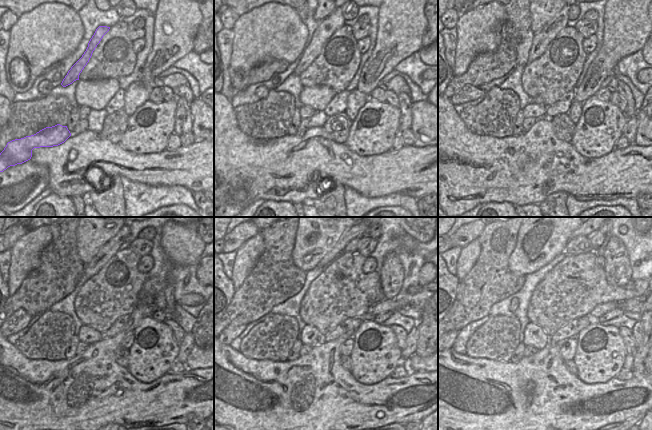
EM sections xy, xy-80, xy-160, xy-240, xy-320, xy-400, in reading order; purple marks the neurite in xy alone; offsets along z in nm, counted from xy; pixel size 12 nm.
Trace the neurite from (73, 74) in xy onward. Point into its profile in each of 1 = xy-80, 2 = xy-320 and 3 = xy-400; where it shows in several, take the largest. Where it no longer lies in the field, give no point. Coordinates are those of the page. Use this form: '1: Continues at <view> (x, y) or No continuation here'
1: Continues at xy-80 (328, 26)
2: Continues at xy-320 (346, 237)
3: Continues at xy-400 (571, 237).

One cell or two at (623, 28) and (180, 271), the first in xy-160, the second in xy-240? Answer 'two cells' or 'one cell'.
two cells

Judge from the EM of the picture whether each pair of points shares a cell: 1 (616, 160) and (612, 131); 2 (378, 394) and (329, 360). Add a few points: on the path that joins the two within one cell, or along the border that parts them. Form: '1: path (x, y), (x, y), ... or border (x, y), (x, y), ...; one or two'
1: border (612, 150), (599, 157), (589, 157); two
2: path (364, 394), (357, 394), (337, 374); one

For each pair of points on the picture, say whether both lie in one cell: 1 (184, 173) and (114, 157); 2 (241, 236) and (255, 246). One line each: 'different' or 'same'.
1: same
2: different

